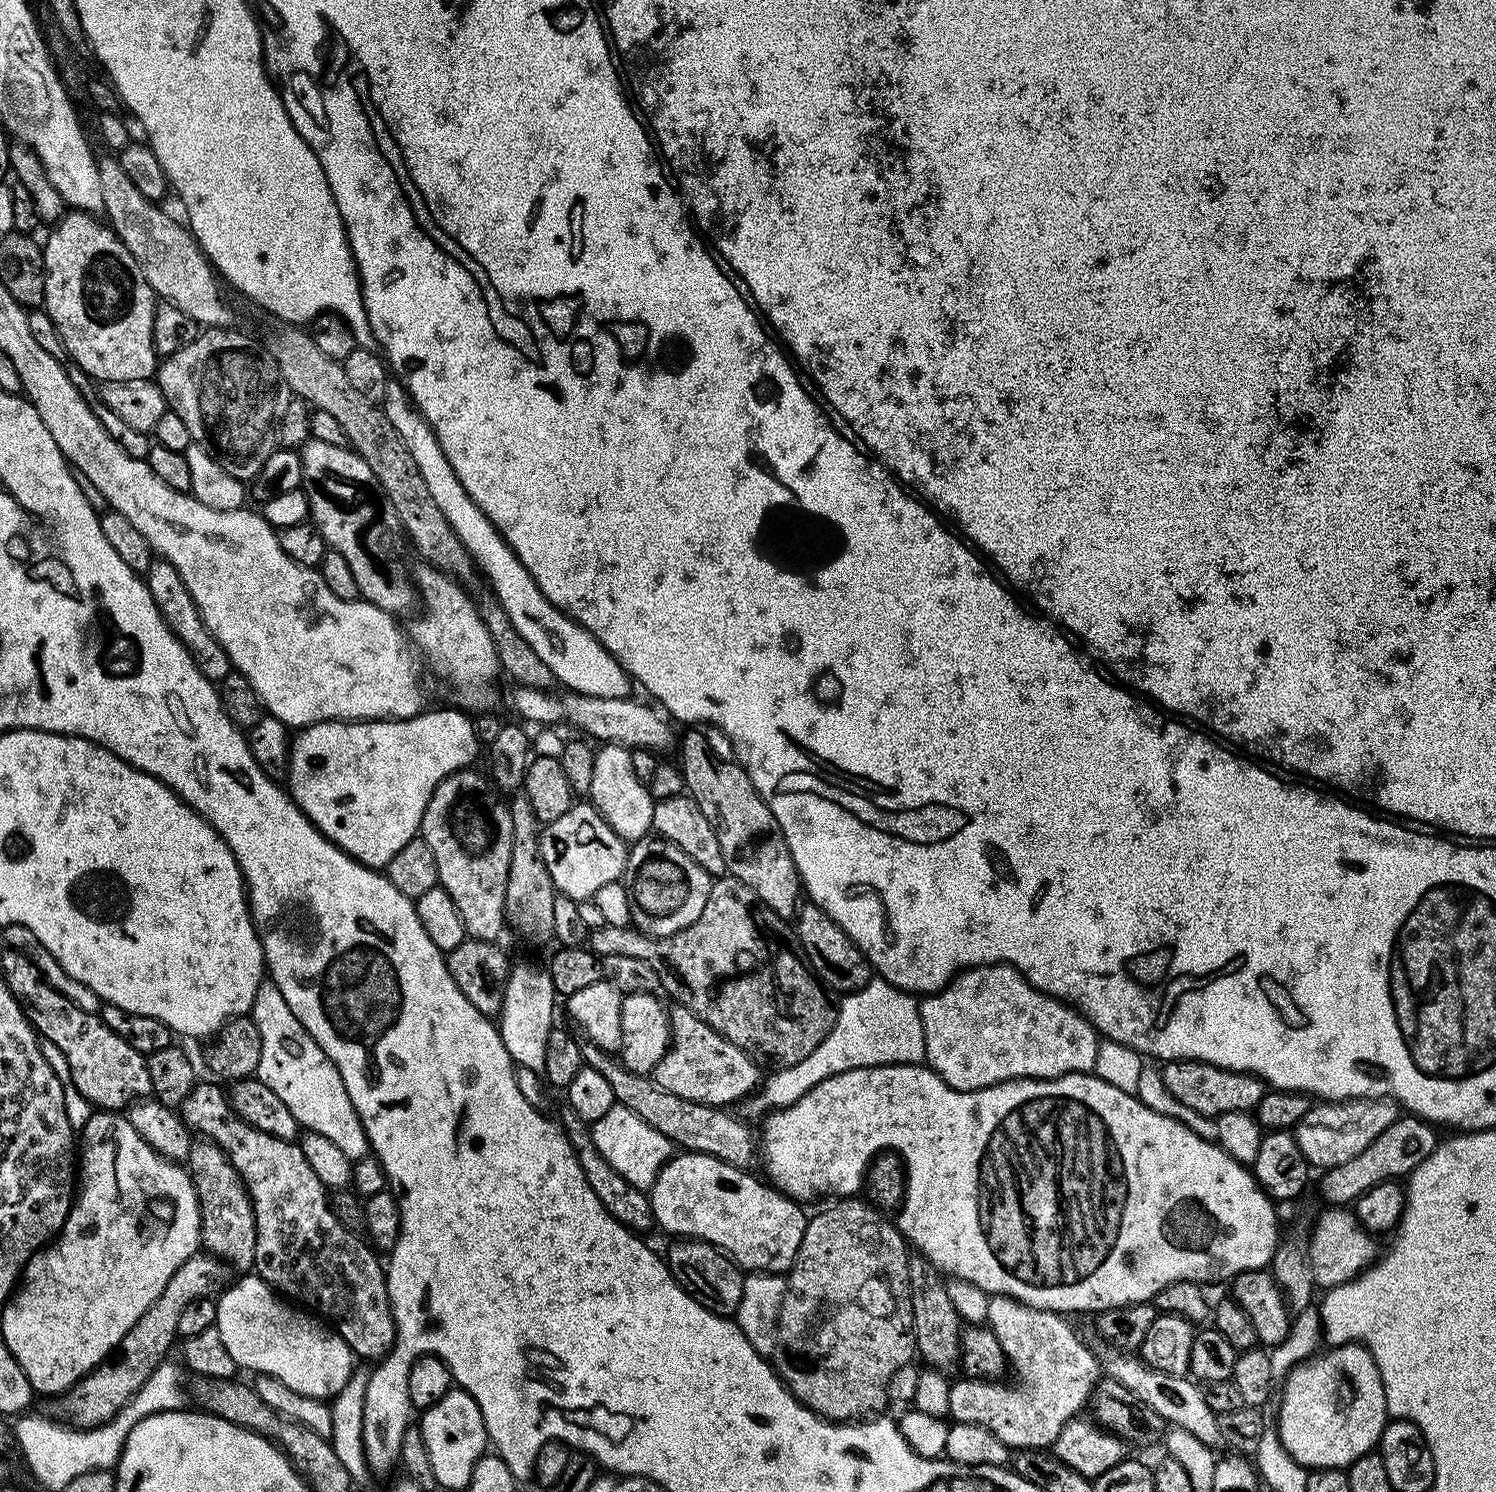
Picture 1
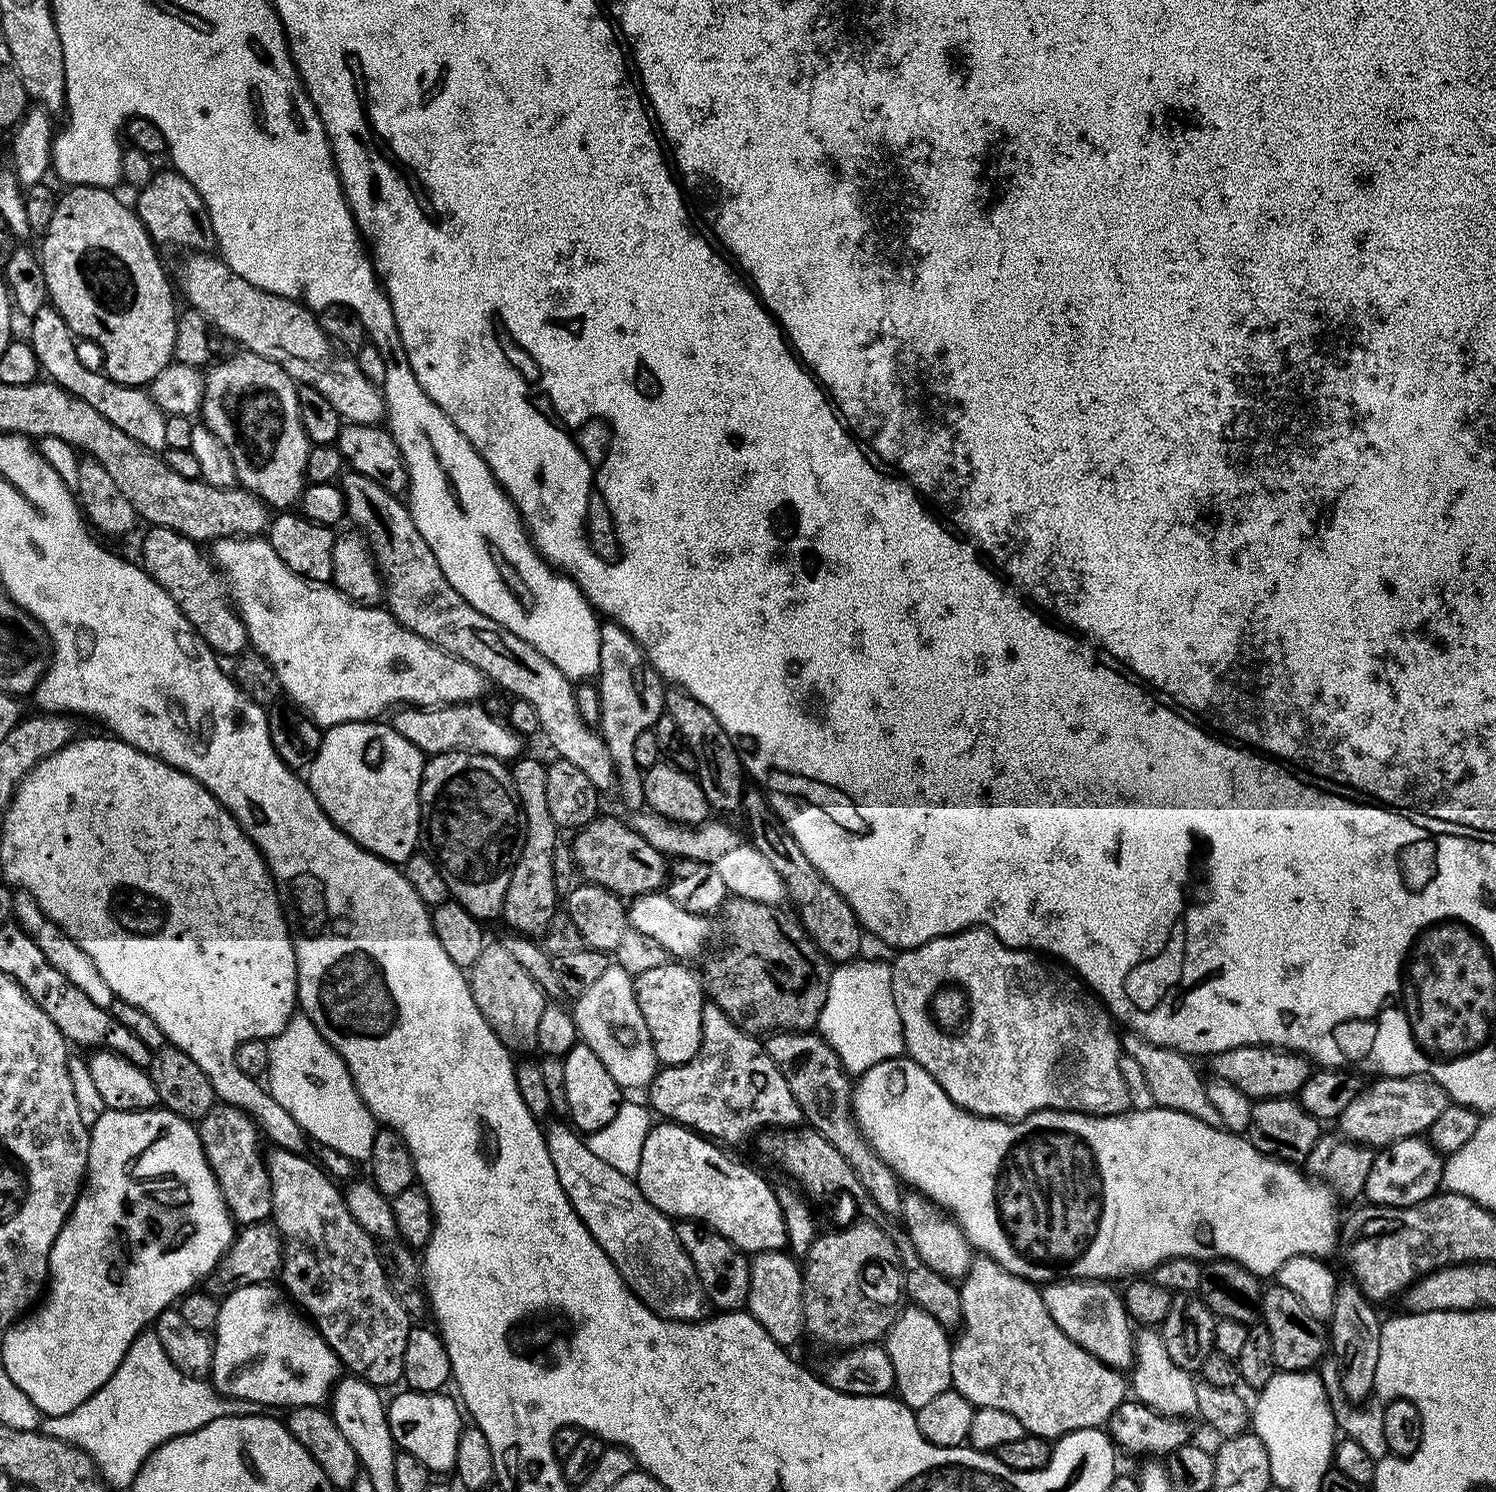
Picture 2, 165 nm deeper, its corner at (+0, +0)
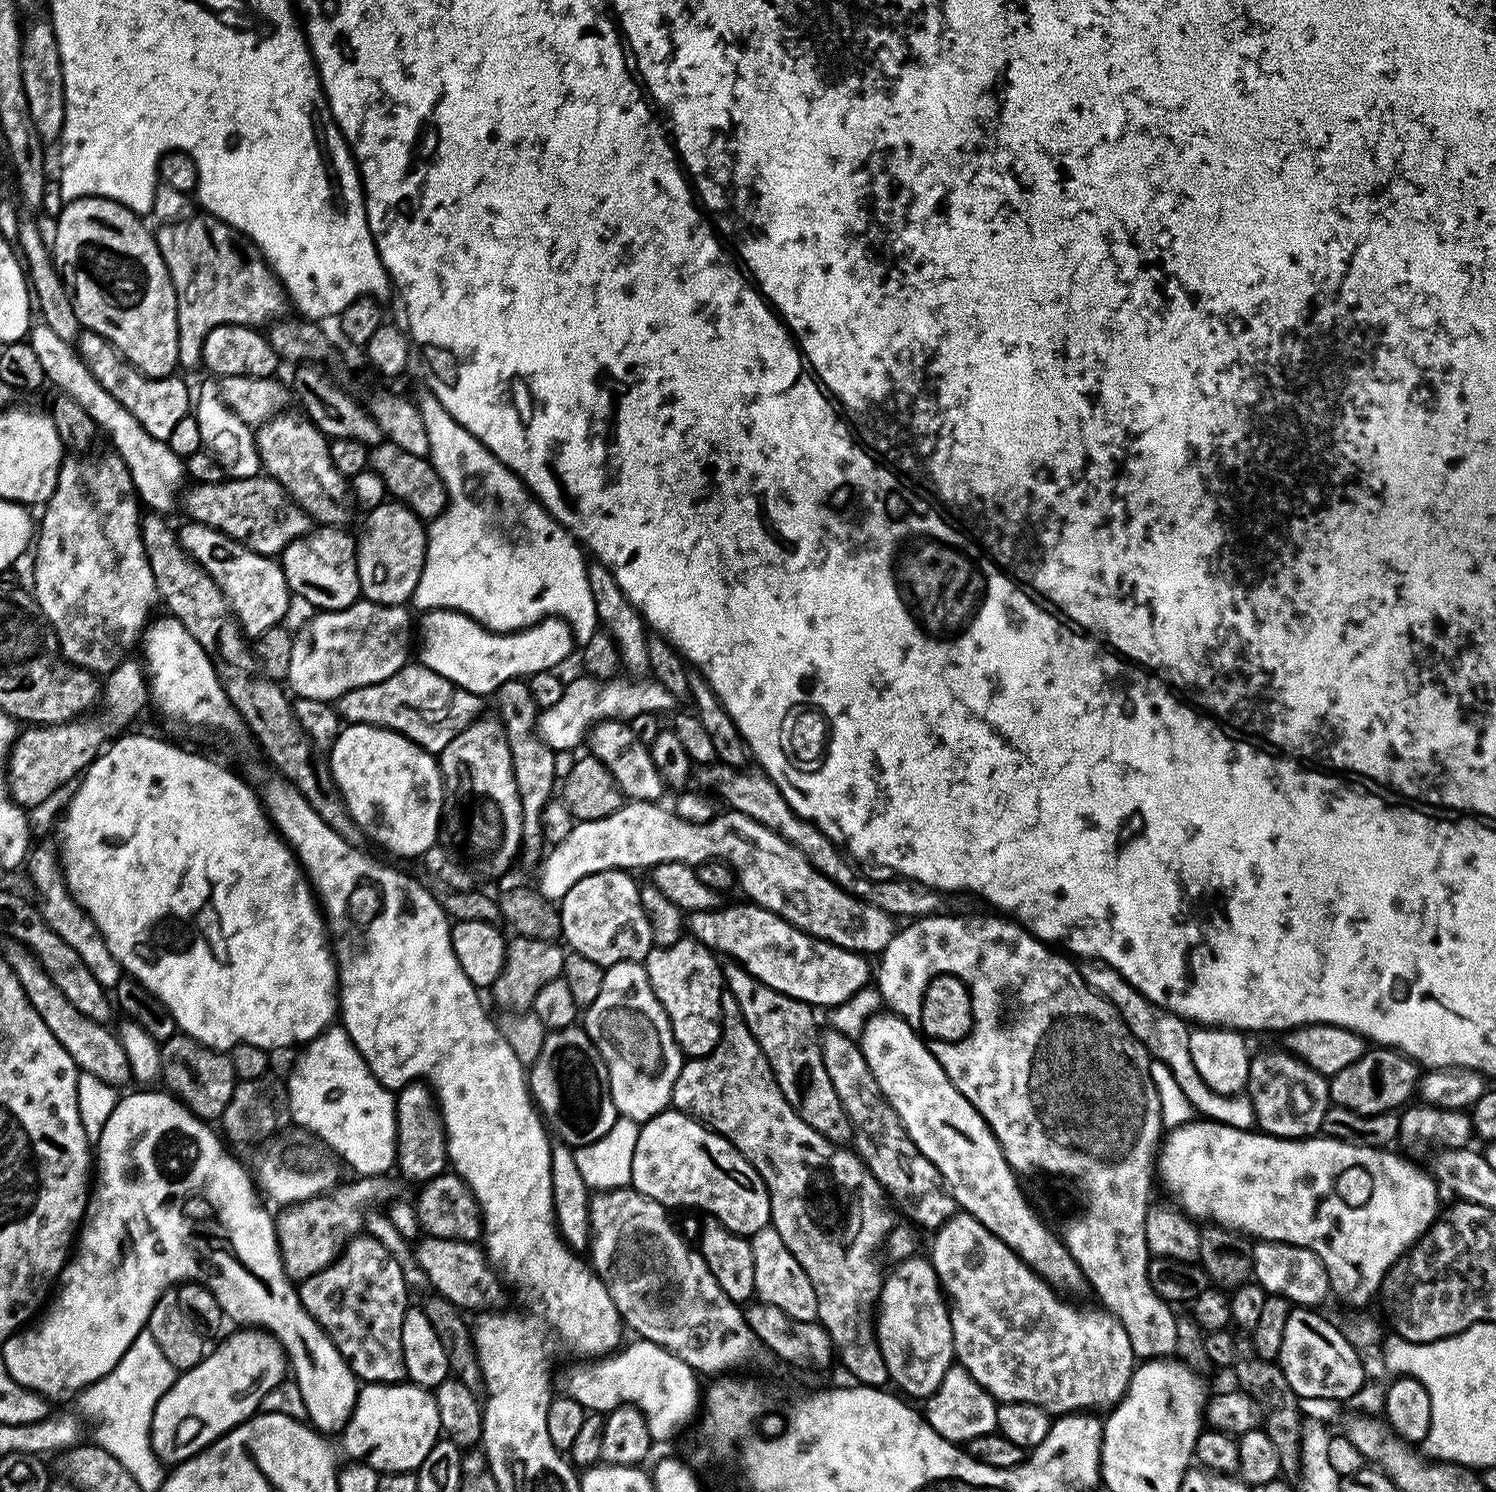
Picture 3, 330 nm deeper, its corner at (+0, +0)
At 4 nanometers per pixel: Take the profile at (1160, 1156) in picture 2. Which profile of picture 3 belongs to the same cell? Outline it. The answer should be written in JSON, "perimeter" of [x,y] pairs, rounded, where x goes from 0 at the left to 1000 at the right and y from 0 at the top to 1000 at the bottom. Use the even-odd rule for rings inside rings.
{"perimeter":[[[797,749],[794,751],[794,753],[791,753],[789,756],[784,756],[777,762],[777,766],[774,770],[774,774],[773,775],[773,779],[771,781],[772,785],[774,786],[774,791],[778,793],[778,796],[784,802],[783,804],[785,805],[789,812],[793,815],[797,816],[797,818],[800,819],[809,819],[816,821],[816,823],[822,823],[825,826],[831,827],[834,830],[839,830],[840,831],[851,831],[852,832],[860,832],[860,834],[864,834],[865,835],[870,835],[873,838],[878,838],[878,840],[881,840],[881,843],[884,846],[884,849],[886,849],[886,854],[888,855],[888,863],[889,864],[890,868],[891,869],[894,869],[897,873],[901,877],[906,877],[904,878],[912,878],[916,871],[919,872],[920,871],[922,861],[925,859],[925,855],[929,851],[929,849],[932,849],[932,846],[934,846],[936,842],[955,825],[956,821],[958,820],[960,817],[963,814],[964,806],[963,807],[963,802],[964,802],[963,797],[961,796],[959,790],[954,785],[952,786],[947,780],[943,780],[939,775],[935,775],[934,773],[930,772],[933,771],[928,771],[928,769],[916,769],[916,768],[905,768],[902,765],[897,765],[896,764],[892,764],[888,761],[884,760],[880,760],[879,761],[875,761],[870,764],[858,764],[854,761],[847,761],[846,759],[842,757],[825,757],[825,755],[820,755],[819,753],[812,753],[811,751],[805,751],[804,749]]]}

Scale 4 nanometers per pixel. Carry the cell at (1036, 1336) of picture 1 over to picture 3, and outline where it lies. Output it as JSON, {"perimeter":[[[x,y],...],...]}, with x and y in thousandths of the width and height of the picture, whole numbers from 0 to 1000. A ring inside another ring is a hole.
{"perimeter":[[[642,811],[638,815],[636,815],[630,822],[625,824],[623,831],[623,840],[622,844],[626,855],[628,857],[628,862],[631,864],[632,869],[634,872],[634,880],[636,887],[636,896],[638,897],[638,911],[641,916],[645,917],[654,926],[654,929],[659,931],[666,940],[672,941],[672,940],[689,940],[691,942],[698,944],[704,950],[713,949],[715,946],[727,946],[728,945],[743,945],[749,940],[749,938],[754,932],[754,927],[757,925],[757,921],[761,914],[761,910],[755,902],[755,897],[753,897],[753,891],[747,882],[743,882],[741,879],[733,877],[719,877],[717,874],[713,874],[712,869],[706,864],[703,863],[700,859],[696,857],[693,853],[691,853],[672,832],[670,832],[654,816],[651,816],[648,813]]]}

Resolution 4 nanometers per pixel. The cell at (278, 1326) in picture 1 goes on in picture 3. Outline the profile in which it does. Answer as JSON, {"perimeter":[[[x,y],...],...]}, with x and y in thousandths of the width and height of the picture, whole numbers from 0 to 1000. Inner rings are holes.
{"perimeter":[[[168,889],[158,892],[160,893],[153,898],[148,897],[148,901],[142,906],[141,904],[132,916],[122,918],[116,929],[108,934],[102,951],[102,971],[108,981],[117,983],[126,979],[146,962],[172,948],[176,935],[183,932],[190,922],[193,922],[194,912],[182,893]]]}

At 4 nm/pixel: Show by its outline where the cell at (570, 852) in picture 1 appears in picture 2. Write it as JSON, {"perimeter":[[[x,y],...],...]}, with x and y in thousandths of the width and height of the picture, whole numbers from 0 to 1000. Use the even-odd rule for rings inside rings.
{"perimeter":[[[402,546],[392,554],[384,558],[385,564],[382,564],[382,574],[385,576],[387,586],[391,590],[402,592],[415,602],[428,601],[439,597],[445,590],[445,574],[443,571],[437,570],[432,562],[414,550],[408,550]]]}

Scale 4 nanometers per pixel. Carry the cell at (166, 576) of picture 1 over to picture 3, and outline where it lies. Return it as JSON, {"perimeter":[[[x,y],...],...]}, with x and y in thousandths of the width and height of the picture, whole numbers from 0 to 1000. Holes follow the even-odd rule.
{"perimeter":[[[125,351],[119,354],[120,365],[136,380],[140,387],[143,387],[155,407],[158,416],[162,420],[163,426],[170,428],[188,418],[193,410],[194,397],[186,375],[172,371],[161,362],[154,361],[137,351]]]}

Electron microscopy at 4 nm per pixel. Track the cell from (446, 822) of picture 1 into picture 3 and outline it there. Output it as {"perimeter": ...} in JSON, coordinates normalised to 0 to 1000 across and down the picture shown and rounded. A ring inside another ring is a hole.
{"perimeter":[[[322,479],[301,500],[293,505],[294,521],[297,523],[297,542],[294,546],[293,565],[307,572],[319,585],[324,587],[334,587],[348,572],[349,562],[349,539],[344,526],[342,513],[342,500],[337,485],[331,479]]]}

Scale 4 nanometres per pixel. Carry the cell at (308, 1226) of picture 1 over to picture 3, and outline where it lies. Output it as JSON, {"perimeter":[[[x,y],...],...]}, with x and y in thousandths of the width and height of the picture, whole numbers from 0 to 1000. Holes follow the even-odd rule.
{"perimeter":[[[241,827],[230,836],[230,838],[218,851],[200,859],[199,865],[203,877],[219,893],[221,899],[226,902],[226,908],[231,910],[235,920],[247,928],[267,928],[271,923],[271,913],[269,910],[269,883],[273,880],[274,864],[270,858],[269,849],[249,828]]]}

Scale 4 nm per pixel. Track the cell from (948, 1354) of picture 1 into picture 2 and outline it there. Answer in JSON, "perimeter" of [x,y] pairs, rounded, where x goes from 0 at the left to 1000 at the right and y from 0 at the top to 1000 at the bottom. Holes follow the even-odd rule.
{"perimeter":[[[545,691],[539,692],[517,692],[510,698],[511,703],[517,709],[520,717],[523,717],[523,723],[525,723],[525,728],[528,728],[528,733],[531,733],[531,739],[535,742],[535,747],[539,755],[543,756],[566,779],[568,779],[568,784],[571,784],[571,790],[576,792],[579,800],[587,808],[592,815],[601,816],[603,813],[603,806],[605,798],[600,784],[596,783],[575,759],[572,750],[570,749],[570,731],[568,719],[561,713],[560,706]]]}

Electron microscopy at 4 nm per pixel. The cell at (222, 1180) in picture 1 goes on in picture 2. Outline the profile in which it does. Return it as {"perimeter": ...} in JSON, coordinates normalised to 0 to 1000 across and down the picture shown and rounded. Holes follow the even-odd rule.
{"perimeter":[[[145,739],[132,751],[132,758],[135,771],[138,773],[138,779],[146,792],[147,800],[152,808],[152,812],[154,813],[156,818],[160,822],[178,818],[182,814],[182,796],[180,795],[180,787],[179,786],[177,773],[176,771],[174,773],[175,759],[171,751],[155,740]]]}

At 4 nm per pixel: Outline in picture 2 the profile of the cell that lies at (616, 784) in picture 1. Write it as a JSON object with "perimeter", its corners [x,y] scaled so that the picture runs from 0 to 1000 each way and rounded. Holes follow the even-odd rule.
{"perimeter":[[[406,414],[401,419],[401,438],[400,438],[401,449],[400,460],[402,471],[402,481],[400,490],[408,503],[408,508],[412,514],[412,528],[414,536],[422,543],[431,541],[429,532],[430,523],[429,515],[424,511],[424,497],[426,492],[432,488],[438,489],[440,481],[445,479],[444,464],[445,456],[433,443],[428,431],[424,429],[412,416]]]}

